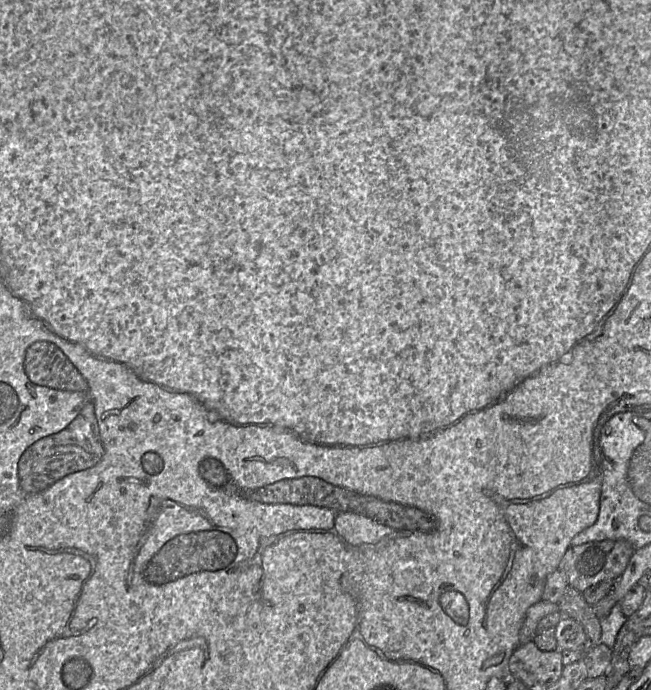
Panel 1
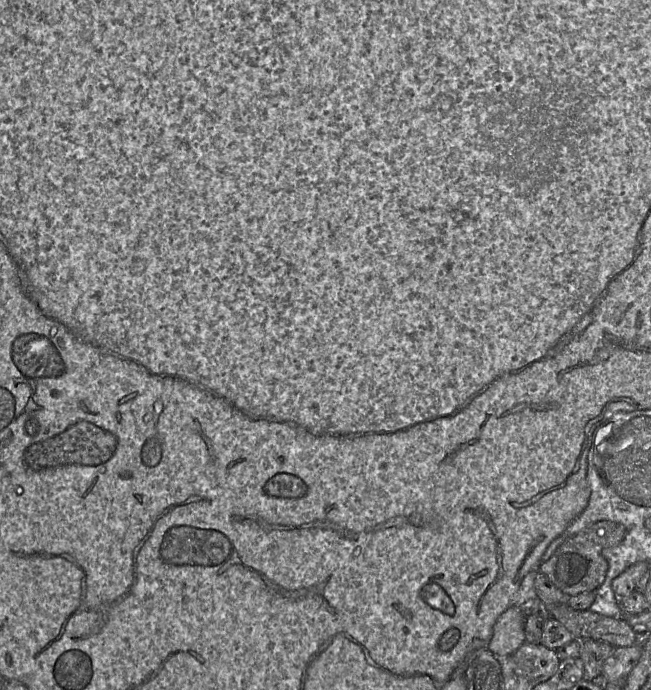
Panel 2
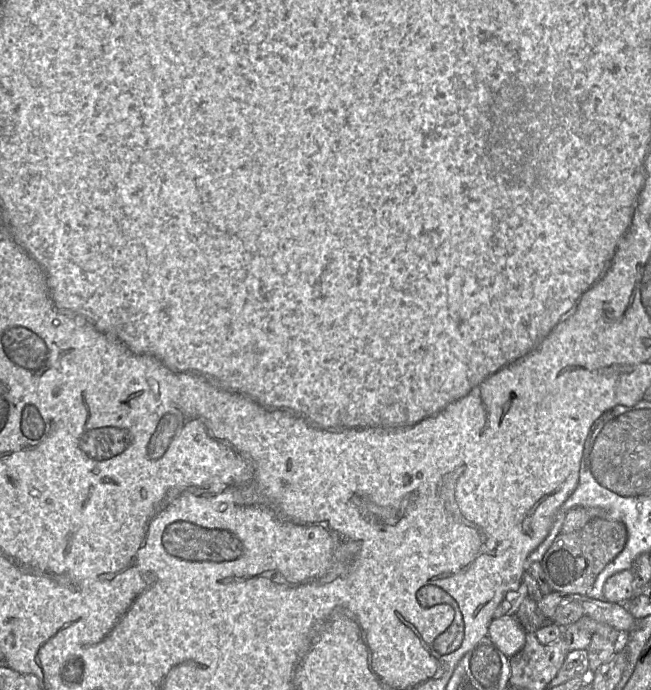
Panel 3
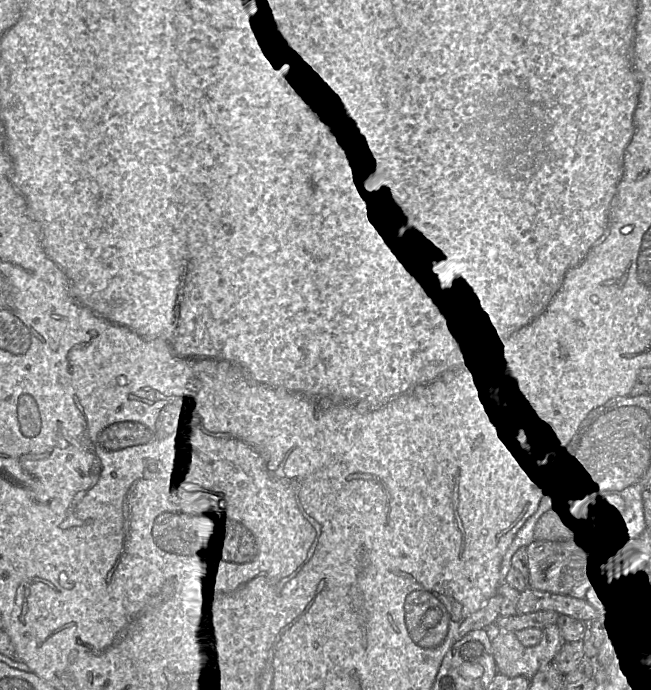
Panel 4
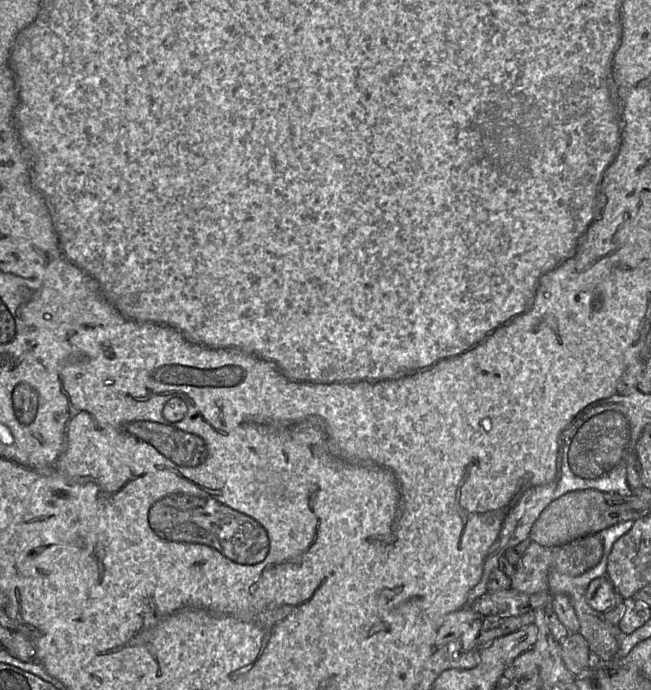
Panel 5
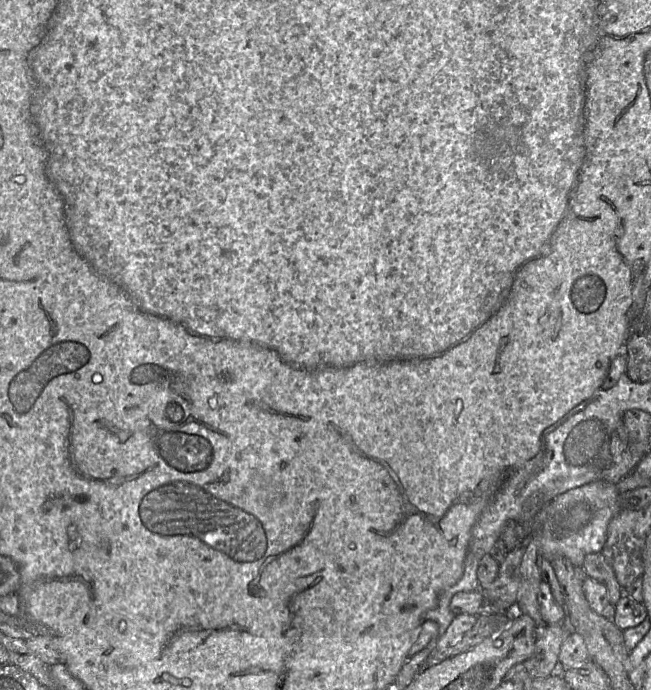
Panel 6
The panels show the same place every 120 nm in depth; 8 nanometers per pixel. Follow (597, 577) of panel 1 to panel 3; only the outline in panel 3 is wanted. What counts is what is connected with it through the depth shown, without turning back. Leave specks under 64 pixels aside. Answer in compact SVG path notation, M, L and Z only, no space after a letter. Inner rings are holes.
M603 518L593 519L577 531L560 533L540 562L545 580L554 592L586 595L597 576L624 549L626 542L626 526Z

